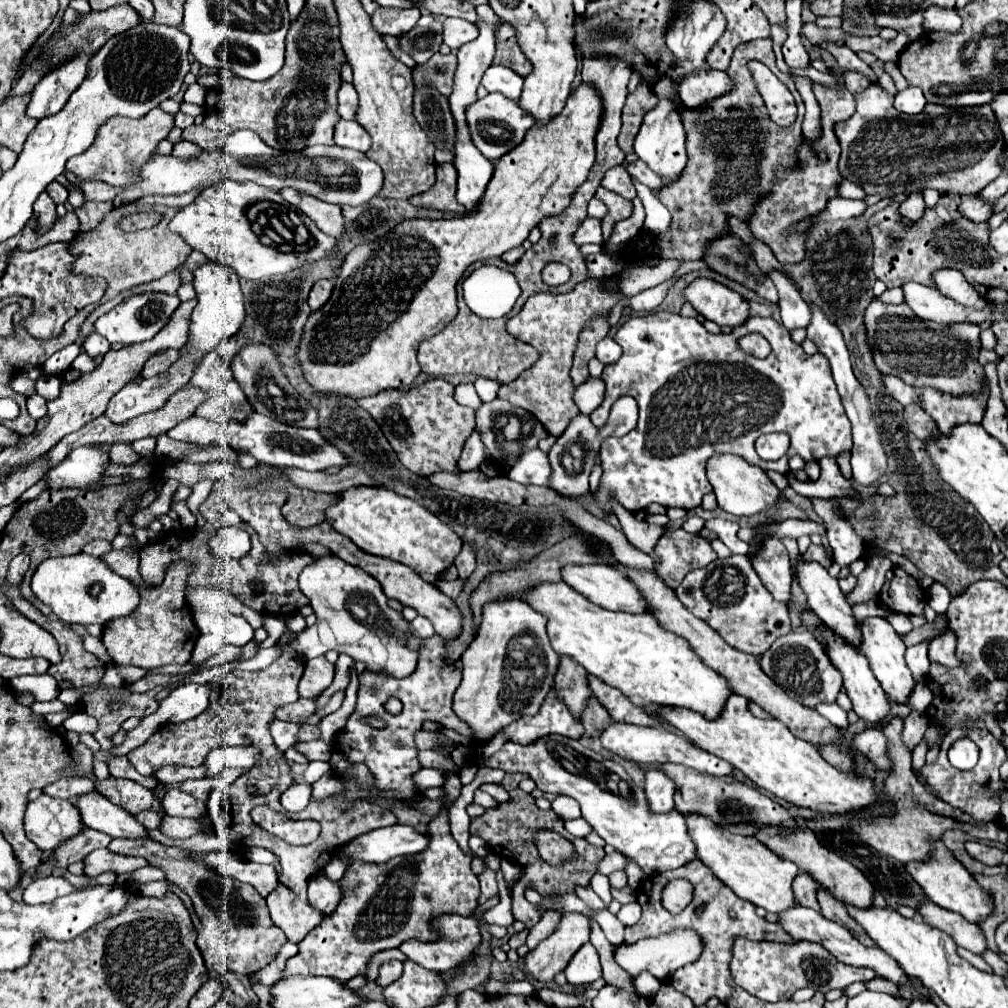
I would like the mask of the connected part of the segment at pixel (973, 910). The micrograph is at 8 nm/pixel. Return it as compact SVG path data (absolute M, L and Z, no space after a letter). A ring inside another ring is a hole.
M942 842L936 844L932 860L928 860L928 862L914 862L914 864L908 864L906 868L914 876L914 880L924 888L926 896L934 904L938 904L944 910L962 914L968 922L978 924L978 922L986 920L994 912L992 896L978 886L978 882L970 876L970 872L962 864L958 864L958 860L954 860L954 856L950 856L950 852L944 850Z

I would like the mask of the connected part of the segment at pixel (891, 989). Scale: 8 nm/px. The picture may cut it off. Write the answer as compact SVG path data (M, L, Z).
M875 978L871 980L867 984L867 989L870 991L882 992L884 994L890 994L890 996L894 996L894 998L900 998L900 992L898 992L898 988L894 986L894 984L890 984L887 980L882 978Z

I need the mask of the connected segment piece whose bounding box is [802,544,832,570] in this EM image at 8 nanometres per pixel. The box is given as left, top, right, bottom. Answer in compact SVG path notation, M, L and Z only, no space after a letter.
M812 544L812 546L804 552L802 560L804 560L804 562L818 562L818 564L822 564L826 570L828 570L830 564L832 564L832 560L830 560L828 550L826 550L824 544L820 544L820 546L814 546L814 544Z

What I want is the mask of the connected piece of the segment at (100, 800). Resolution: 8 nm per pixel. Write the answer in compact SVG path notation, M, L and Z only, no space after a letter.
M90 792L78 798L82 822L112 838L148 838L148 828L142 826L132 814L112 804L106 796Z

